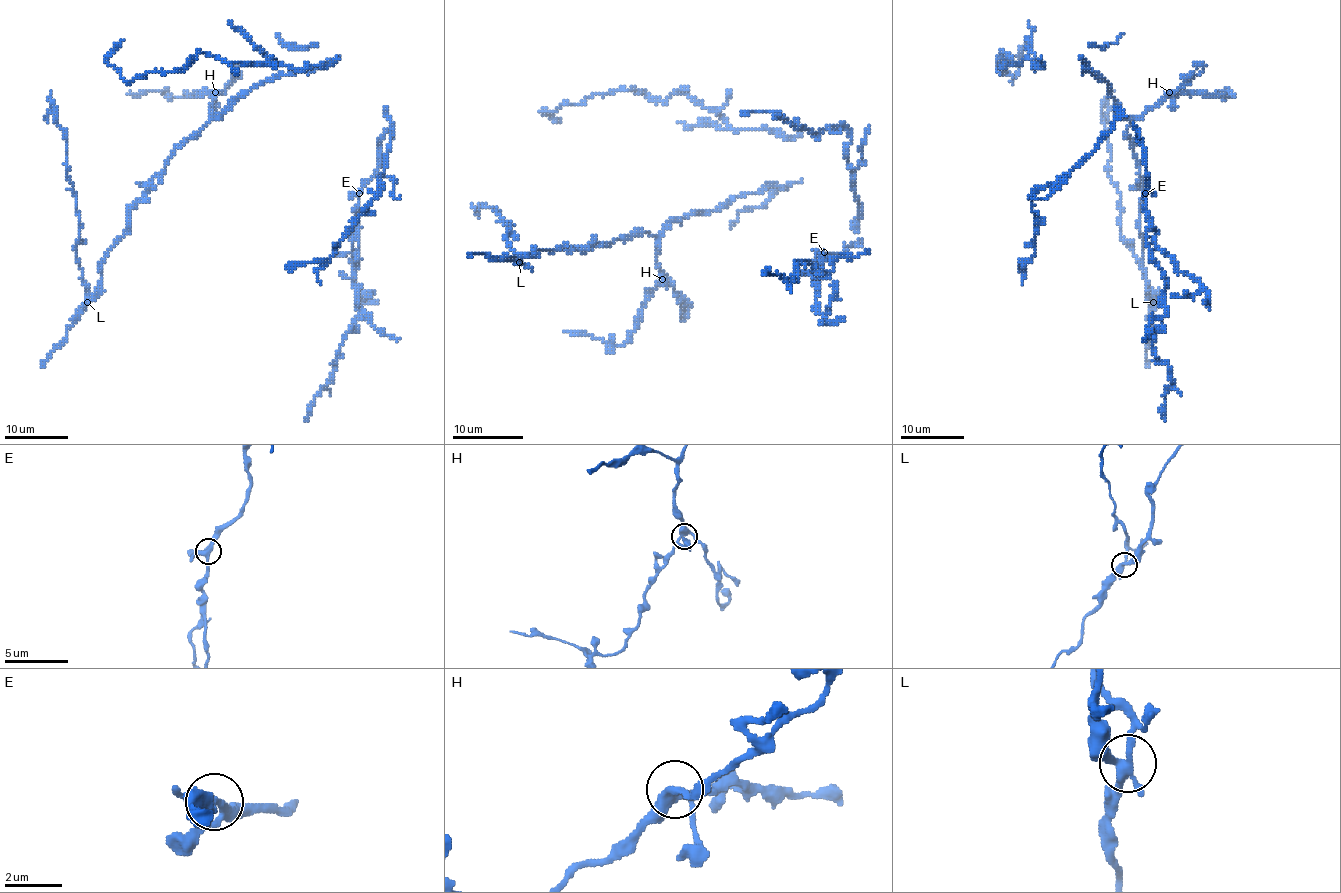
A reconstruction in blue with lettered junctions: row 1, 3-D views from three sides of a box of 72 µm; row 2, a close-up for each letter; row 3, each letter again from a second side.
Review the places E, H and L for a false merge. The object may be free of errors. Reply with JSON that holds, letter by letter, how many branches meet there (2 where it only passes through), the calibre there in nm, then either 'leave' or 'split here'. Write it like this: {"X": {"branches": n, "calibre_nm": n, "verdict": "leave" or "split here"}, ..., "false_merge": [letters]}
{"E": {"branches": 4, "calibre_nm": 280, "verdict": "leave"}, "H": {"branches": 4, "calibre_nm": 320, "verdict": "leave"}, "L": {"branches": 4, "calibre_nm": 320, "verdict": "split here"}, "false_merge": ["L"]}

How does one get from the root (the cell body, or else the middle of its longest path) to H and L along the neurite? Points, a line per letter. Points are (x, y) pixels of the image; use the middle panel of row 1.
H: (703, 212), (691, 212), (673, 219), (664, 228), (657, 254), (662, 279)
L: (703, 212), (673, 219), (657, 236), (632, 233), (582, 251), (565, 245), (536, 249), (519, 261)

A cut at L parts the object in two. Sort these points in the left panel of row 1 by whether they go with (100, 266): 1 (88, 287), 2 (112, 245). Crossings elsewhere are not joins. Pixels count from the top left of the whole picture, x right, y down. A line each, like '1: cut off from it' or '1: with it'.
1: cut off from it
2: with it

